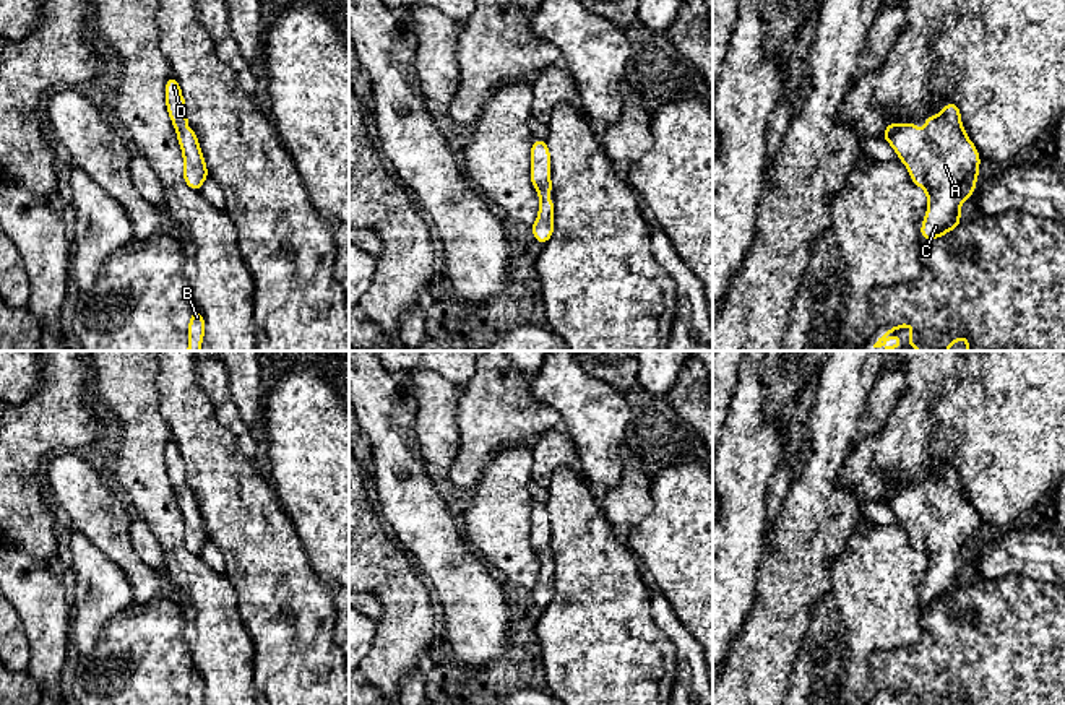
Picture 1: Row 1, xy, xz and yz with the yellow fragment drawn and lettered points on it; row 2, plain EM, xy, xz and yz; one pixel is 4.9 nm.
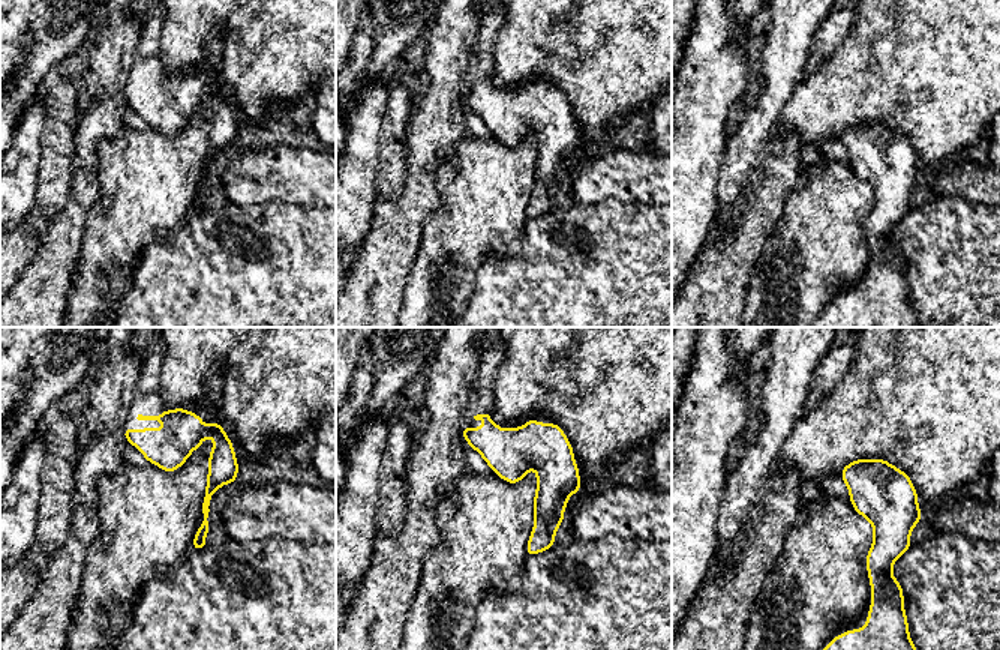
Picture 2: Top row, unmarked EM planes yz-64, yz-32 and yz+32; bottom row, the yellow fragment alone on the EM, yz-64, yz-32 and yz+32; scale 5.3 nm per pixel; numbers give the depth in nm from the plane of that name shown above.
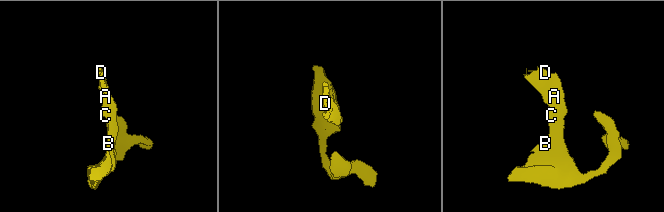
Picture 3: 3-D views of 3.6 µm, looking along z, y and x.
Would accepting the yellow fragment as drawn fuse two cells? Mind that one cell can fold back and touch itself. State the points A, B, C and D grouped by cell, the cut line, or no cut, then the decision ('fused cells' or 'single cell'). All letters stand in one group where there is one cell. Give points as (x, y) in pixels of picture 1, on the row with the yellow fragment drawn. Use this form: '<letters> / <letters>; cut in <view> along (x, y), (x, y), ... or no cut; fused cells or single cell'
A B C D; no cut; single cell

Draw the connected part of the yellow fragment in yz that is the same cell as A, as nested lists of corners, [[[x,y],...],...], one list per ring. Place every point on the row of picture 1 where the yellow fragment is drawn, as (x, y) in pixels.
[[[946,102],[942,114],[925,117],[924,130],[916,130],[916,123],[890,123],[883,138],[906,164],[914,185],[927,193],[921,236],[932,240],[963,223],[959,208],[974,193],[981,158],[955,102]]]

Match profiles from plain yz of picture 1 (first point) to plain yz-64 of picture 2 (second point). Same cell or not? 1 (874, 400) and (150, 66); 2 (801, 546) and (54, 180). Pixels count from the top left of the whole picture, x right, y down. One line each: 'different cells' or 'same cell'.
1: same cell
2: different cells

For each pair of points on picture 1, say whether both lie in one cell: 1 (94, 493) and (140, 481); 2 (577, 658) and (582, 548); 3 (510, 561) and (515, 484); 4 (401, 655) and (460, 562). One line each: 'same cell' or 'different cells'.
1: different cells
2: same cell
3: same cell
4: different cells

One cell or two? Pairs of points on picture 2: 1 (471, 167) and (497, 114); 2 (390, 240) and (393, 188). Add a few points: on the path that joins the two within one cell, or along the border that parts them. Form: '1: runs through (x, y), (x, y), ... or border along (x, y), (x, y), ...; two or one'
1: border along (529, 132), (513, 147), (495, 137); two
2: border along (402, 162), (402, 189), (375, 203); two

